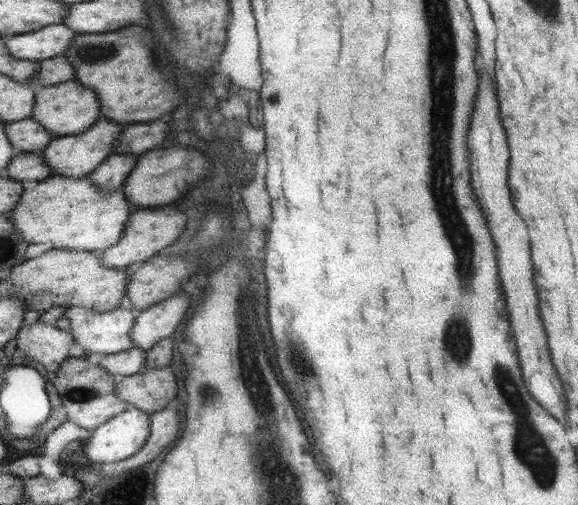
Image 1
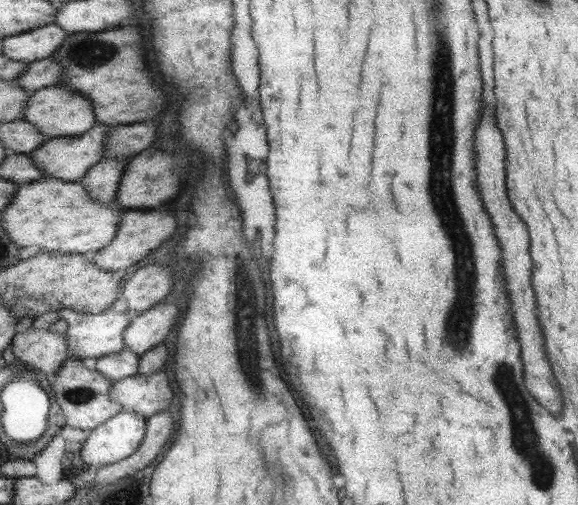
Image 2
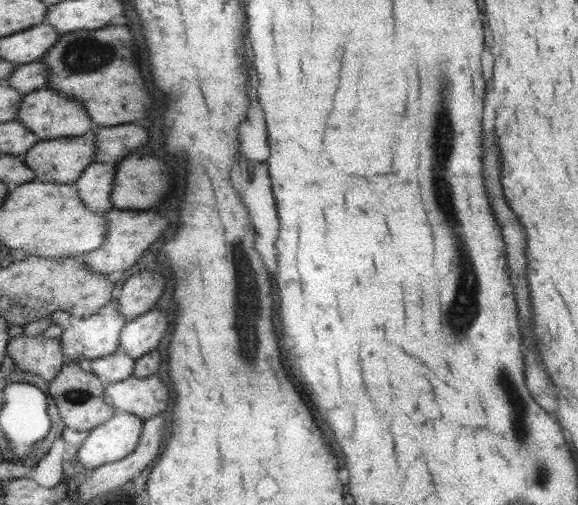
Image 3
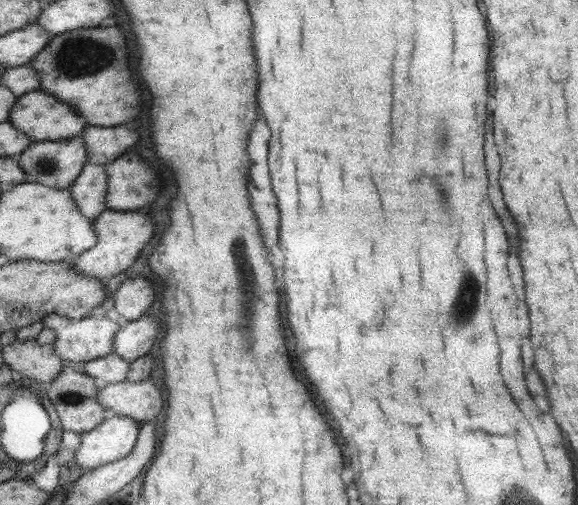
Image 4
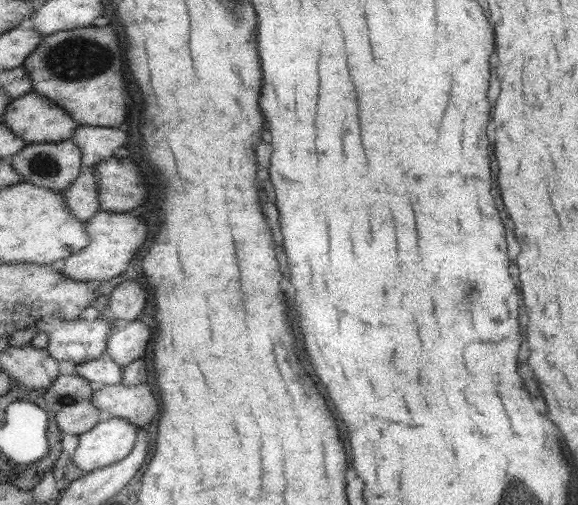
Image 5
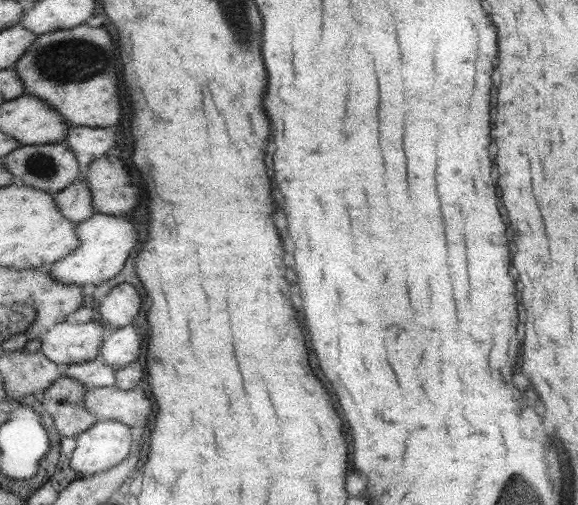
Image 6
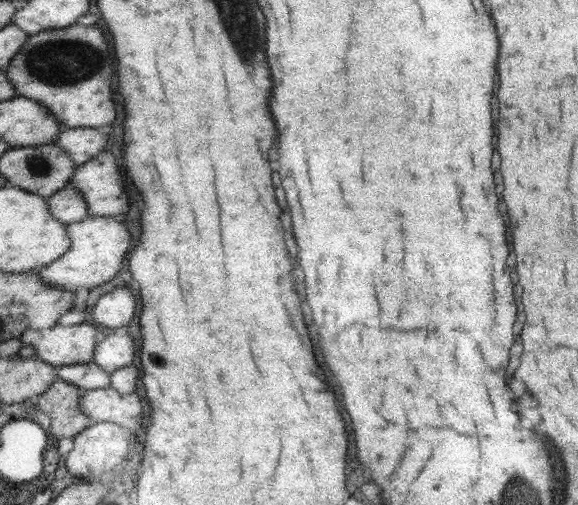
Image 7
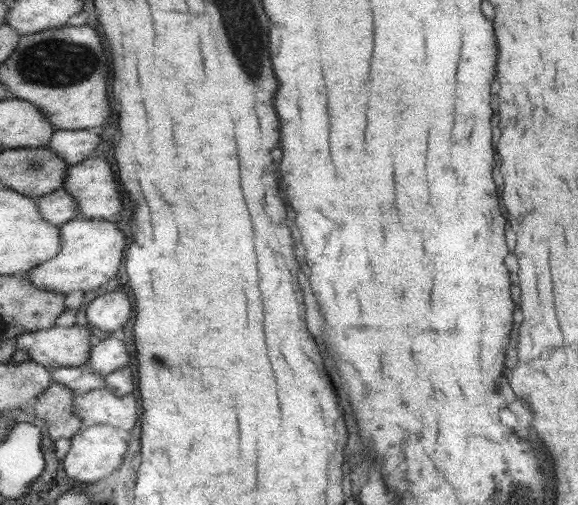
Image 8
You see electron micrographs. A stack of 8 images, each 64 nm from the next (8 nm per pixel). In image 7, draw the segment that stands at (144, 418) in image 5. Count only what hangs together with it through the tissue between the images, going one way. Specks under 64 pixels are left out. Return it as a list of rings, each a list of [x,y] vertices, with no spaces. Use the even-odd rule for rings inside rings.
[[[114,387],[96,388],[82,392],[80,411],[93,422],[113,422],[125,428],[139,429],[144,422],[144,402],[136,391],[122,394]]]

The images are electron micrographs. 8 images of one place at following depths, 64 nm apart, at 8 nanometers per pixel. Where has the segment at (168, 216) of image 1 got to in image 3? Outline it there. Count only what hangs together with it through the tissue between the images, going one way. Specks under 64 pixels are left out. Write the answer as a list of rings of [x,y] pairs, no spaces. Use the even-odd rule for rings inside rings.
[[[113,206],[104,213],[106,215],[106,240],[100,248],[94,248],[81,257],[86,266],[90,267],[90,271],[107,275],[118,270],[128,270],[134,266],[135,262],[138,262],[138,259],[146,252],[146,248],[154,244],[154,240],[158,240],[170,228],[170,220],[166,216],[147,211],[138,211],[138,216],[136,216],[136,211],[122,212]]]

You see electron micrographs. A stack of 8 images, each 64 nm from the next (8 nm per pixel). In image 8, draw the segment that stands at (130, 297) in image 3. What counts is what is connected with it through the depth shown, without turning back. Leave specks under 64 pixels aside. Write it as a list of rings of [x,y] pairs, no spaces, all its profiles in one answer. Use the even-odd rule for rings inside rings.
[[[114,290],[93,298],[88,305],[86,317],[89,326],[113,333],[127,324],[131,312],[132,302],[129,291],[128,294],[124,294],[120,290]]]

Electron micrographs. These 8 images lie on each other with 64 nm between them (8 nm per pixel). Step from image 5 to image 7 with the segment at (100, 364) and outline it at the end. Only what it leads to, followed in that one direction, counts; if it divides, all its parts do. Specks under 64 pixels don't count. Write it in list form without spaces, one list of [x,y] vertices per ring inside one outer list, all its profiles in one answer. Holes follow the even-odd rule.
[[[94,362],[62,366],[56,374],[57,378],[76,385],[81,392],[96,388],[108,388],[111,382],[110,373],[99,368]]]

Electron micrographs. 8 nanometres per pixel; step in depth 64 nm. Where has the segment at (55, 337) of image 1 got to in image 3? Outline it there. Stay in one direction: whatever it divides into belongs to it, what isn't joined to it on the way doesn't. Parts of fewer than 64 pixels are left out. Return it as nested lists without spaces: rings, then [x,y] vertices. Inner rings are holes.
[[[18,335],[10,339],[6,354],[22,371],[42,376],[45,381],[52,379],[66,364],[62,354],[60,338],[47,338],[44,335]]]

